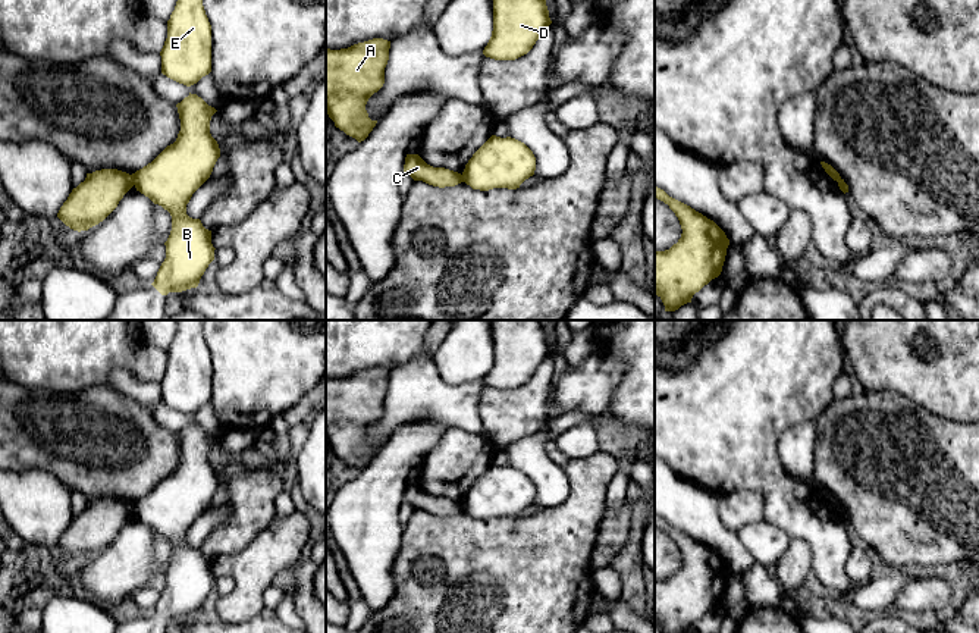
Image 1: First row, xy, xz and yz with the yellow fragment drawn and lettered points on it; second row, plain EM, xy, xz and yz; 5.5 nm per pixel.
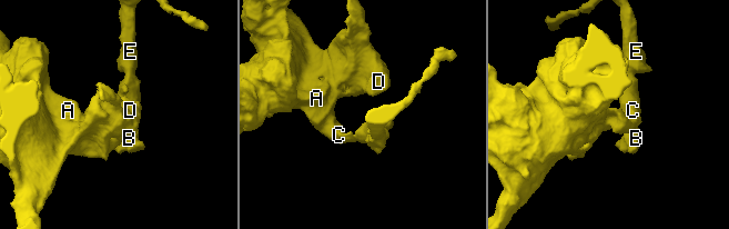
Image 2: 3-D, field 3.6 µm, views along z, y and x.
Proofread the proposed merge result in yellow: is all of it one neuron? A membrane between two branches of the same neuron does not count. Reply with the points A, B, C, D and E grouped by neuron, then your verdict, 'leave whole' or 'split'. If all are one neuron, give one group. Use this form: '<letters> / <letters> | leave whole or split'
A C D / B E | split

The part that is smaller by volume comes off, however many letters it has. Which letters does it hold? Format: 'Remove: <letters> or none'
Remove: B, E

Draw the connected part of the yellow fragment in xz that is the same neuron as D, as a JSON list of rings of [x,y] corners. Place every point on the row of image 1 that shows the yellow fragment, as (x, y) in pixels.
[[[493,0],[493,31],[483,54],[515,60],[533,48],[550,23],[546,0]]]

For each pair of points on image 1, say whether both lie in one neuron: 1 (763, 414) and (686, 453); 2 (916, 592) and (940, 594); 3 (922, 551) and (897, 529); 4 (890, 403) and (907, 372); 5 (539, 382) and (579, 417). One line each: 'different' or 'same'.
1: same
2: same
3: same
4: different
5: different

